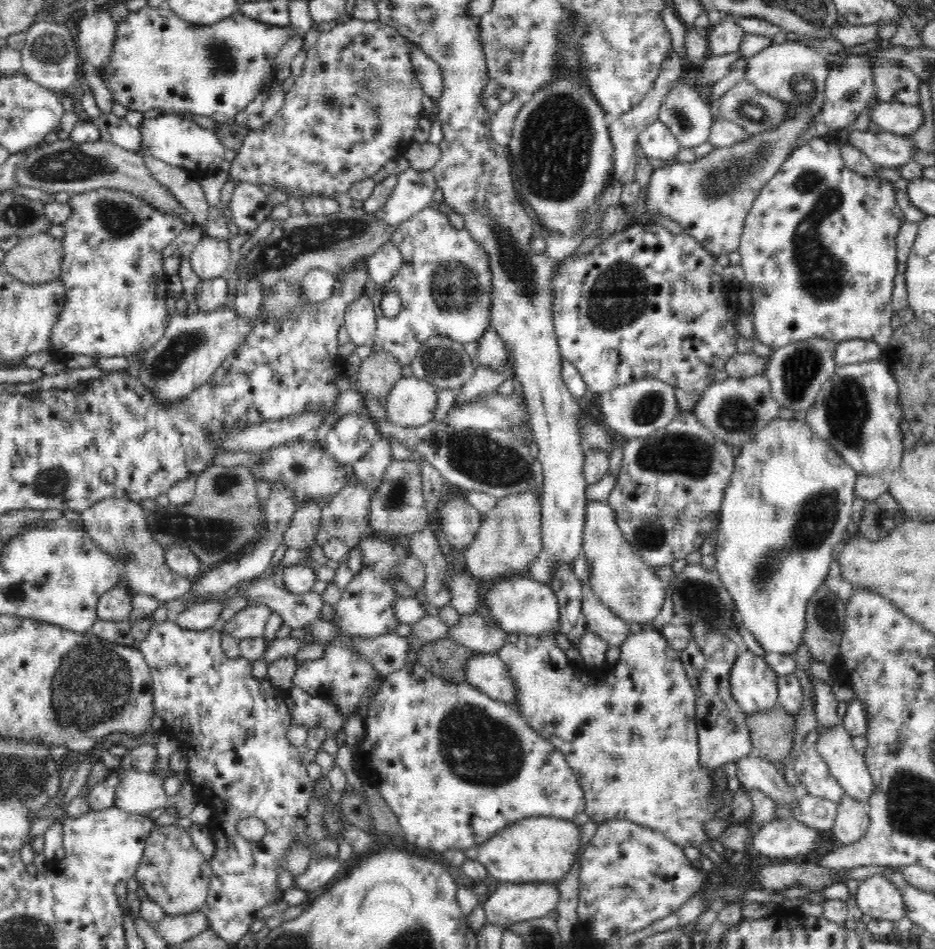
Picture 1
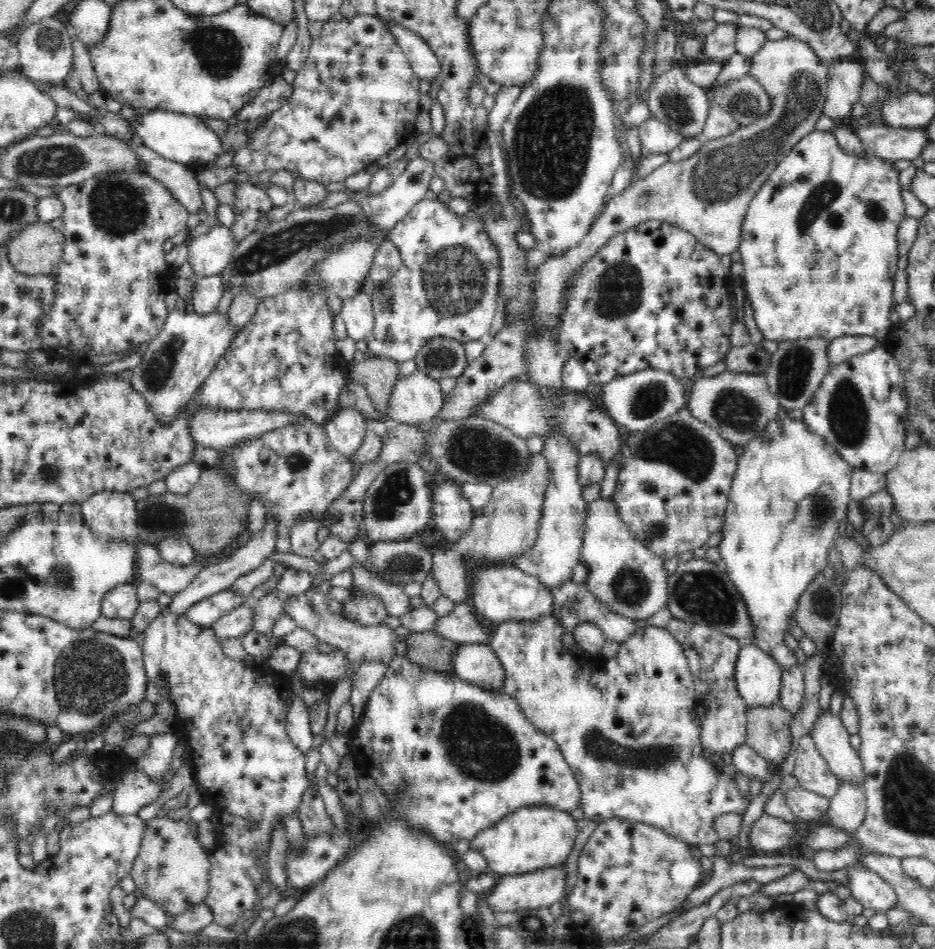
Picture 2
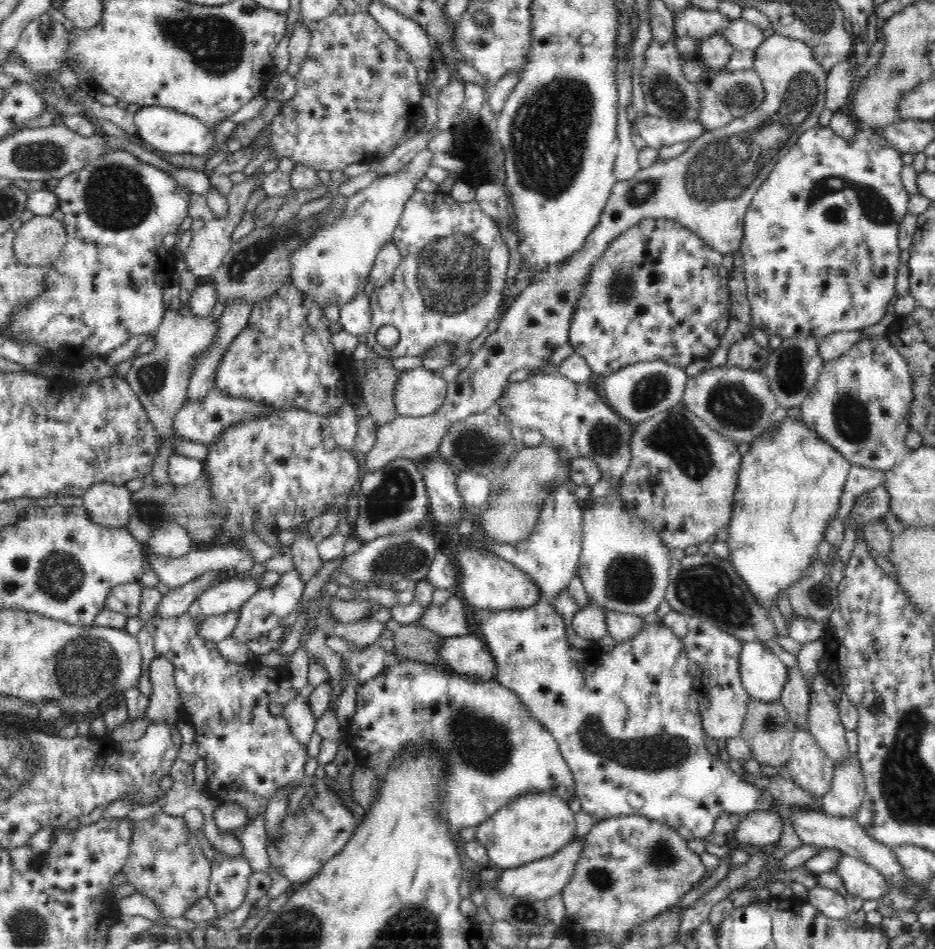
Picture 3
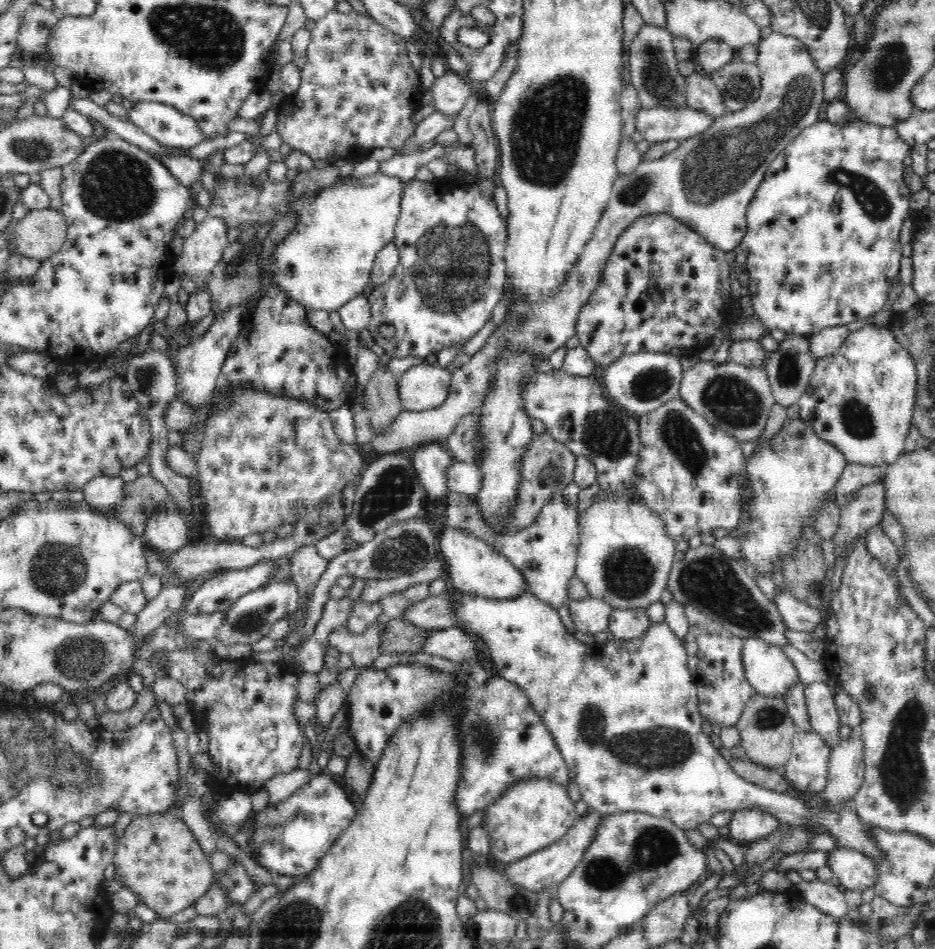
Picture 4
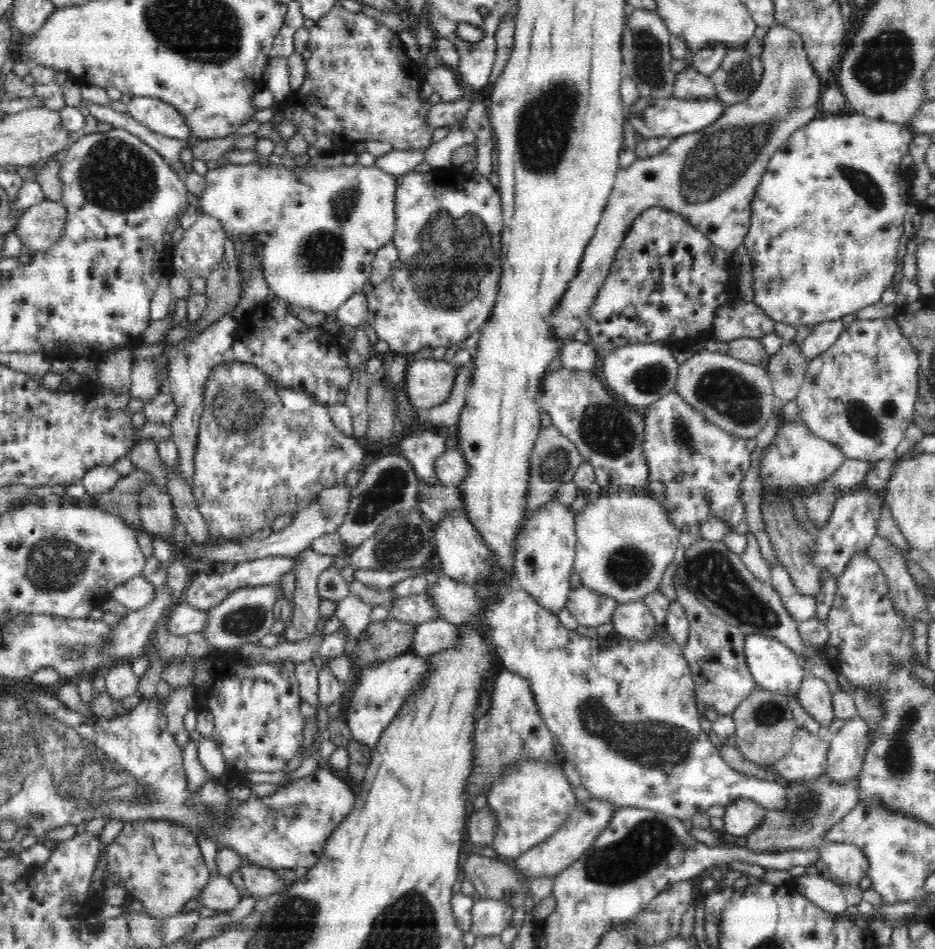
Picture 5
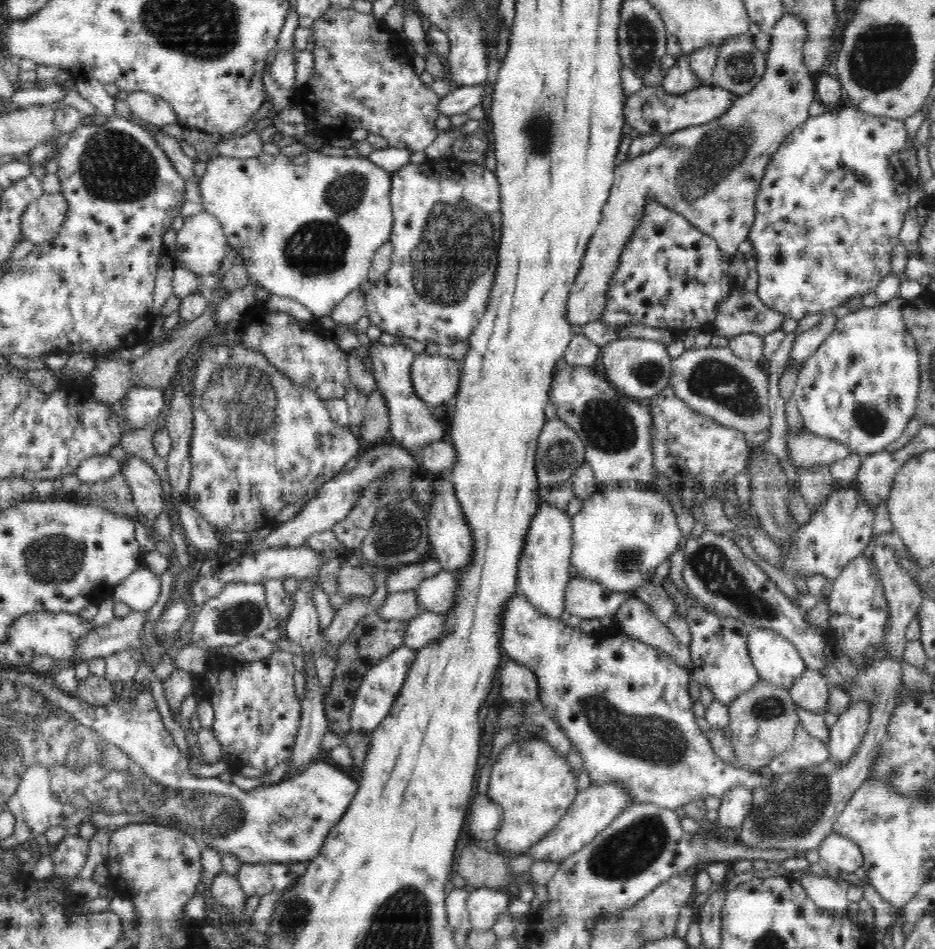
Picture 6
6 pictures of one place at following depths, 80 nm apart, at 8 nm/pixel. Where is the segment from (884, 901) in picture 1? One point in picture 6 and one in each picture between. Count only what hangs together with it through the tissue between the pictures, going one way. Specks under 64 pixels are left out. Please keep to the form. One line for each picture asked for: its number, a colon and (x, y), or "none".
2: (870, 889)
3: (860, 879)
4: (852, 870)
5: (846, 863)
6: (838, 853)

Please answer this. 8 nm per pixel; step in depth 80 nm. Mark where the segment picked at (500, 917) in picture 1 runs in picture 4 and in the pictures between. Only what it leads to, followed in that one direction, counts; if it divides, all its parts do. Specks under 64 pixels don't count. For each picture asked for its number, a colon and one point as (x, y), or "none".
2: (539, 888)
3: (541, 879)
4: (545, 869)

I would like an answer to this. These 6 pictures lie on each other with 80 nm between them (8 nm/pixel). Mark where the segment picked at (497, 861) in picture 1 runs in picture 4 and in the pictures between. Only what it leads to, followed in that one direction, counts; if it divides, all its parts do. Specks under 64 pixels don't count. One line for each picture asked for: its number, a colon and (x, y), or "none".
2: (535, 837)
3: (537, 824)
4: (531, 814)

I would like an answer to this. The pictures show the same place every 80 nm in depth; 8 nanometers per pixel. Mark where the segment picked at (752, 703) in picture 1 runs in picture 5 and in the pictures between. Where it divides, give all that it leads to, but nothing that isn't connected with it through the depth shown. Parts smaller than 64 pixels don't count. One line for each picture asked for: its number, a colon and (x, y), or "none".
2: (758, 676)
3: (764, 675)
4: (770, 672)
5: (775, 667)

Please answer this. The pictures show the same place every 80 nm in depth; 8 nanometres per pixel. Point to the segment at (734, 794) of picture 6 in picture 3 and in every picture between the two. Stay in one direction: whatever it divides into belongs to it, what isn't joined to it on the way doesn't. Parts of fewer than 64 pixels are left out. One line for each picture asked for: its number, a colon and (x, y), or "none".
3: (760, 828)
4: (746, 825)
5: (742, 815)

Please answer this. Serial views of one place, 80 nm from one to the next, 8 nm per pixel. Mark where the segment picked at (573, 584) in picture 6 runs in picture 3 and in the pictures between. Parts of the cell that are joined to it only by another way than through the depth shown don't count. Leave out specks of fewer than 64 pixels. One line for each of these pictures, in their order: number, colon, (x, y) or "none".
3: (589, 623)
4: (590, 615)
5: (587, 607)

